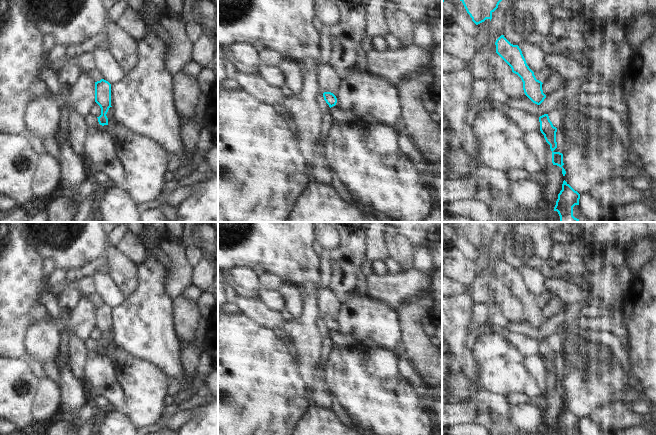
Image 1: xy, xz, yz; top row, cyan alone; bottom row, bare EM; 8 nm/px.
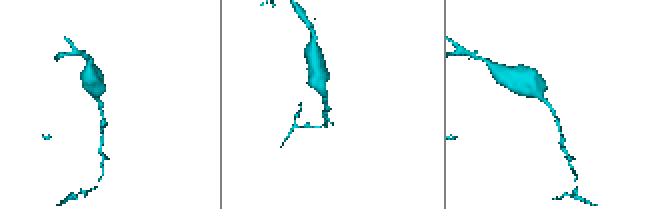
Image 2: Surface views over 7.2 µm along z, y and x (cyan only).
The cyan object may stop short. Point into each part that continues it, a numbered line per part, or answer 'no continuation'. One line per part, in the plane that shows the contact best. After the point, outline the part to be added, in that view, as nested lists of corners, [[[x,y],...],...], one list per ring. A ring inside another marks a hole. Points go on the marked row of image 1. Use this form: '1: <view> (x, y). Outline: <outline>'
no continuation

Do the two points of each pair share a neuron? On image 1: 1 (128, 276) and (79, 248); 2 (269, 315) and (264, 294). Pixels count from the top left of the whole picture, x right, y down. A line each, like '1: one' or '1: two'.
1: one
2: two

